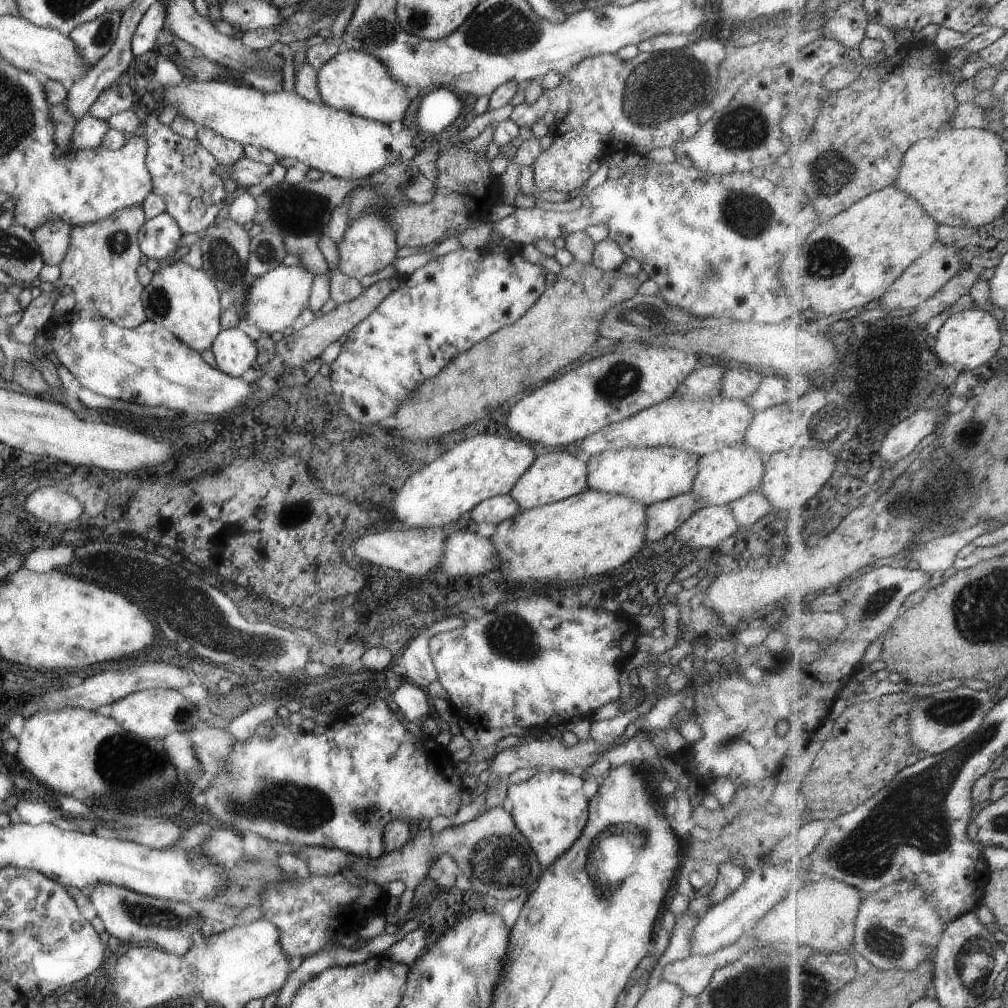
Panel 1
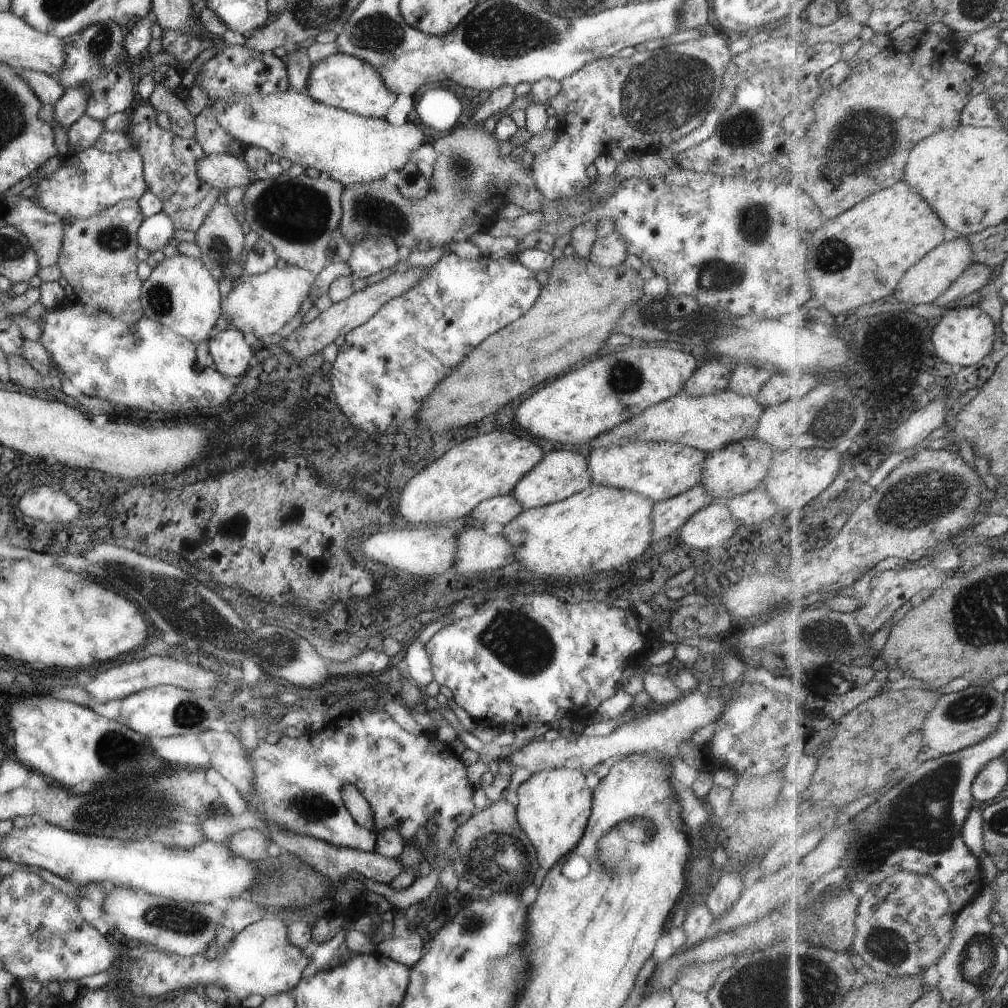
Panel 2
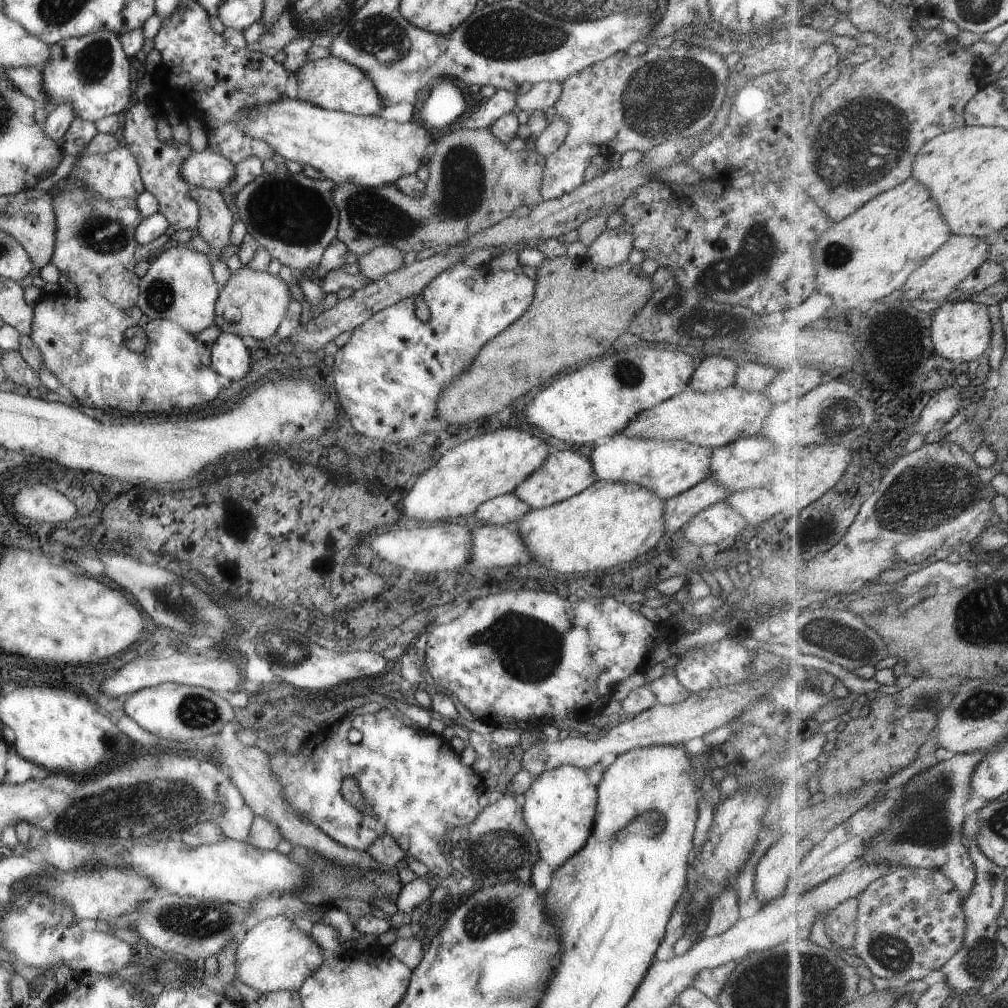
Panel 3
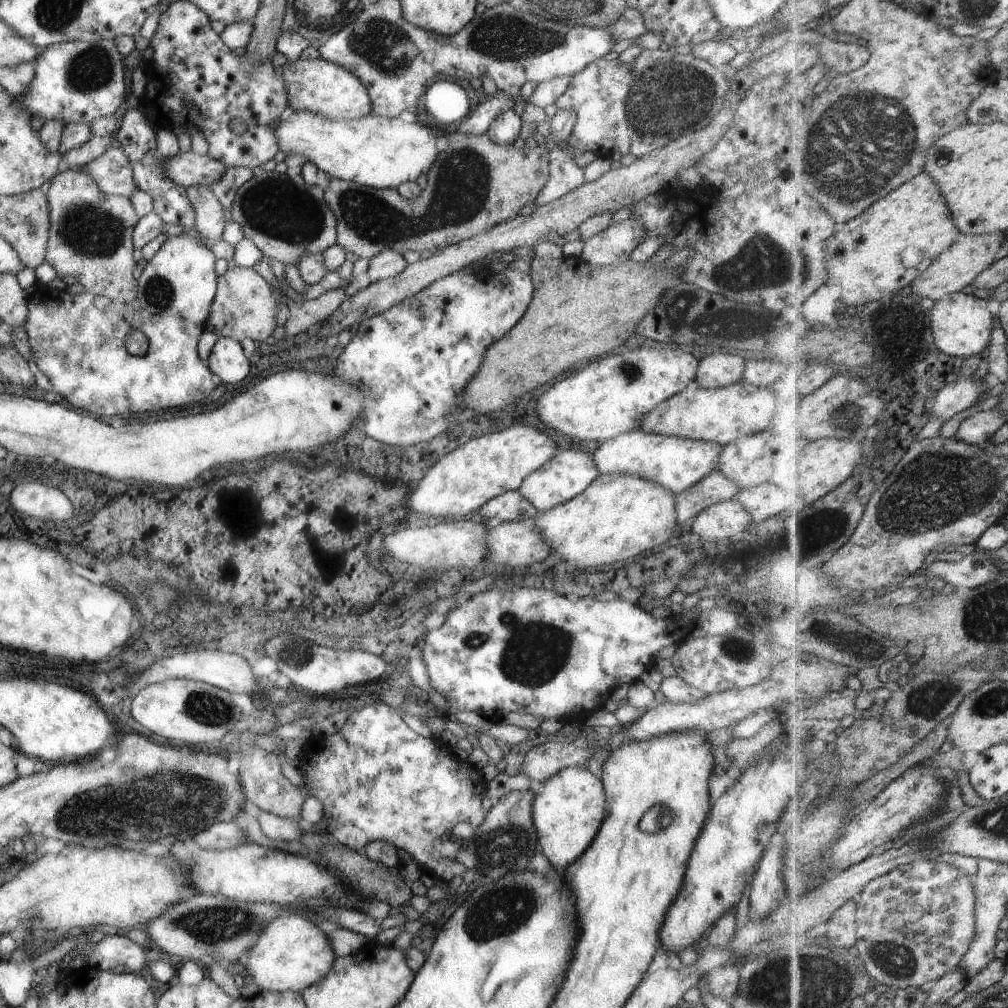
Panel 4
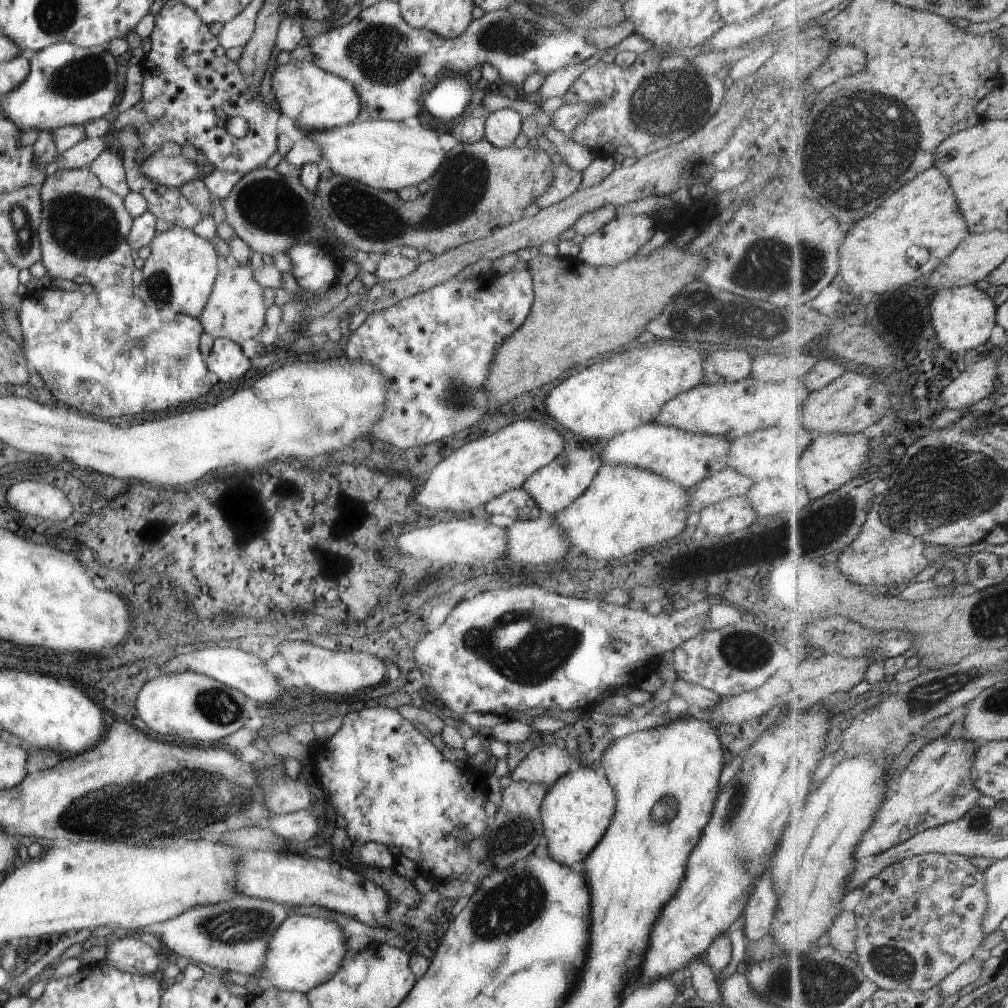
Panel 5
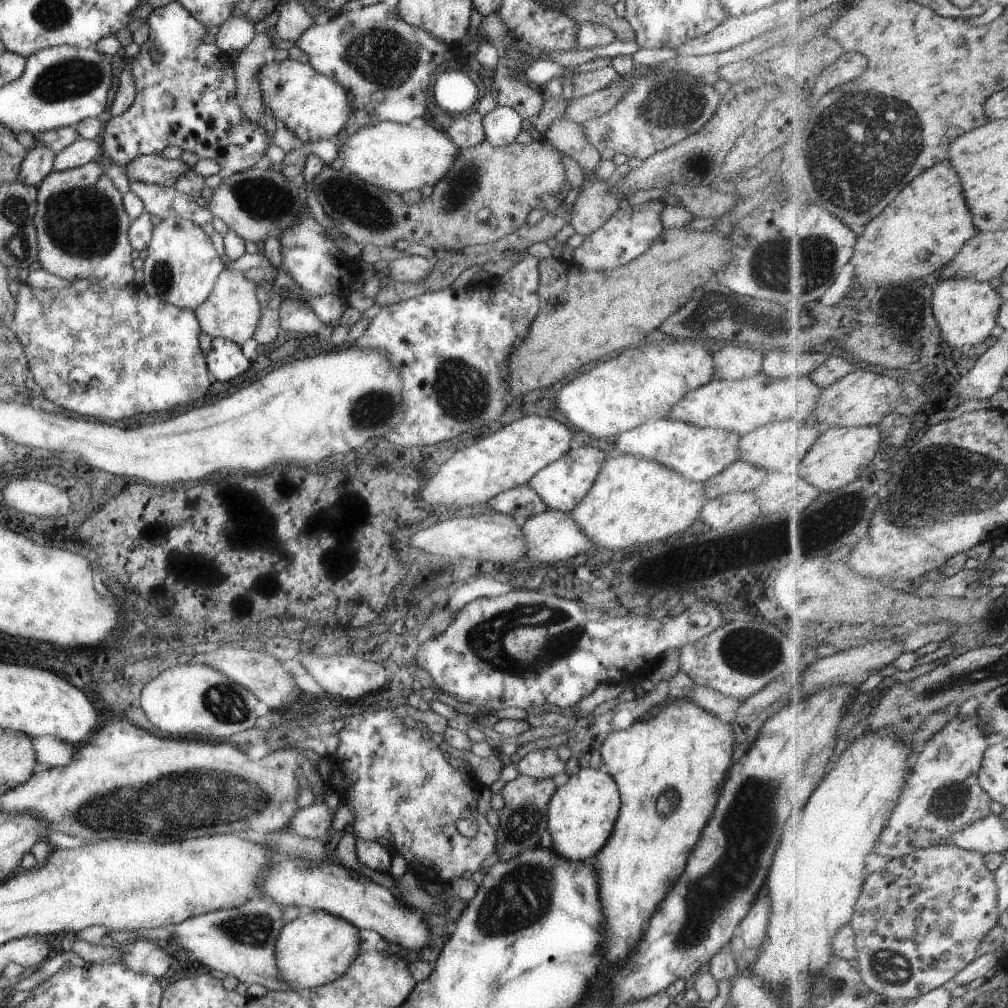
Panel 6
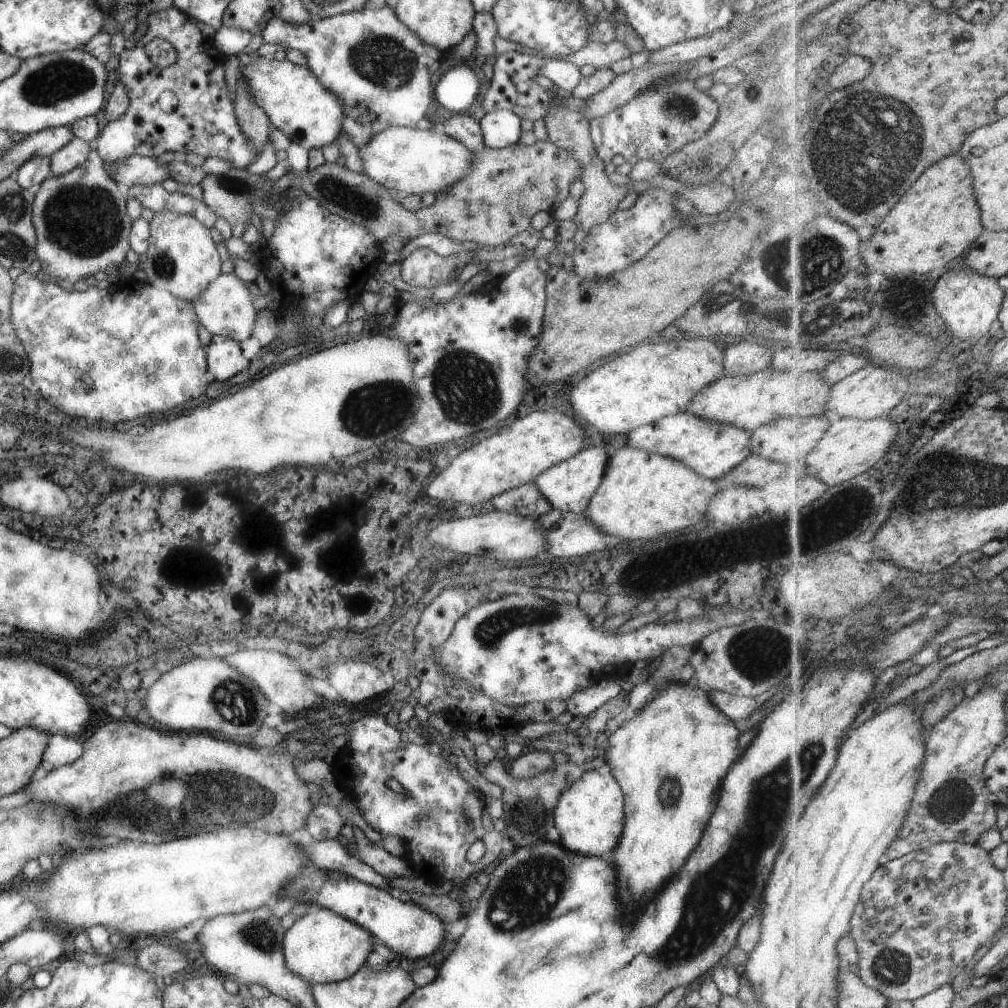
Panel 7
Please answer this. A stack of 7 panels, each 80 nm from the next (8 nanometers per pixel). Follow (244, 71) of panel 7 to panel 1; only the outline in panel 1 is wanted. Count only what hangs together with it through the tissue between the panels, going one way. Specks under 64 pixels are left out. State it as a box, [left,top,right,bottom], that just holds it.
[317,49,412,124]

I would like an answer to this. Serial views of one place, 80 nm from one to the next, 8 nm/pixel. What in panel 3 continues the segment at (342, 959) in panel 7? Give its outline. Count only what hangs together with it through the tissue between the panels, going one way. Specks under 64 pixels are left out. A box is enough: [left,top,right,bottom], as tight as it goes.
[233,915,326,994]

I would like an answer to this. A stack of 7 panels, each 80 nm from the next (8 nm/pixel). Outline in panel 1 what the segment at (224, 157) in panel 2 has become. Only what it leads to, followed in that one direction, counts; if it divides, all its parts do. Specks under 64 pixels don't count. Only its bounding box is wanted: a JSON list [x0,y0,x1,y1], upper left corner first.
[215,157,269,189]

